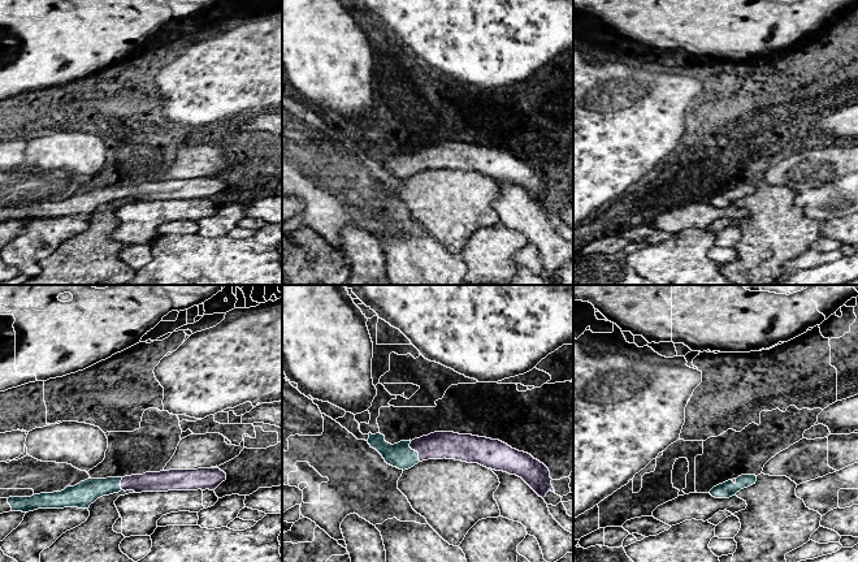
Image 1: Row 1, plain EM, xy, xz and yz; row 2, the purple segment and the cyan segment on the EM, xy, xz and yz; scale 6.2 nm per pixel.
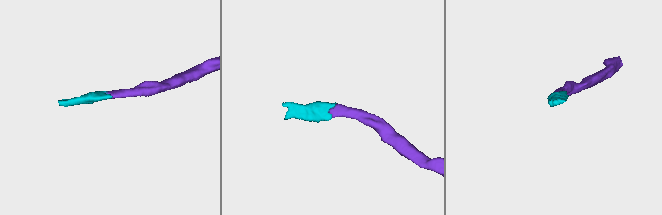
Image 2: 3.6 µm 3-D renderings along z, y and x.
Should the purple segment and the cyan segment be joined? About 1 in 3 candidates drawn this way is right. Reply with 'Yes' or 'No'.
Yes

